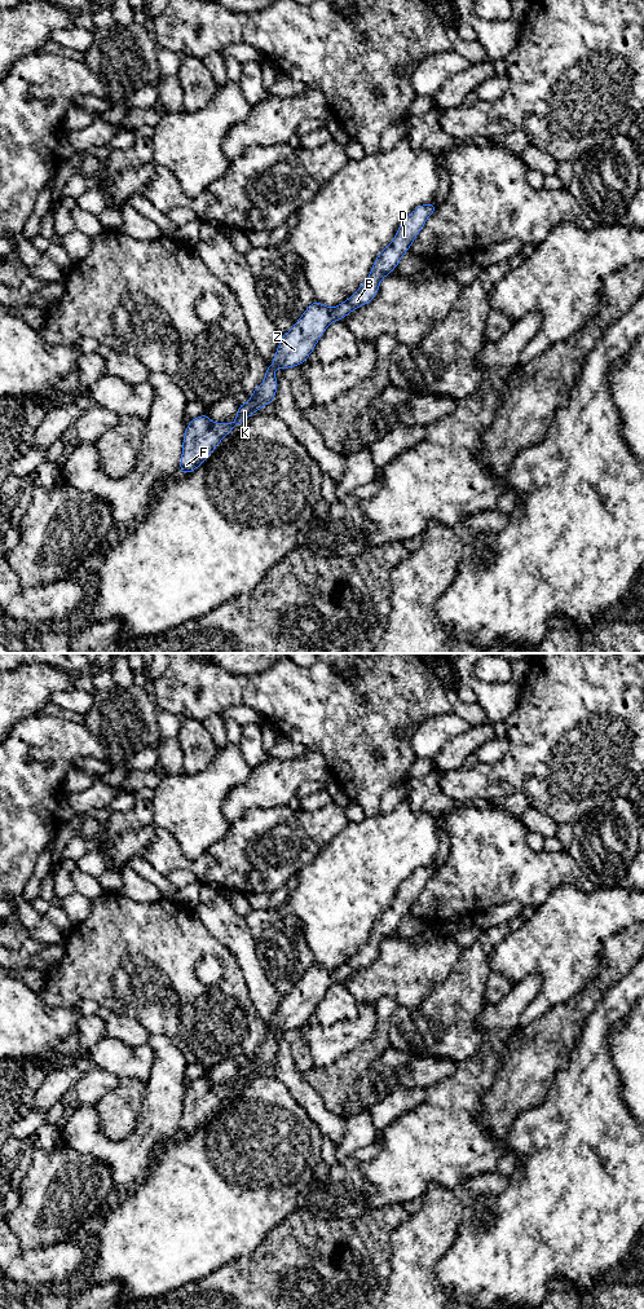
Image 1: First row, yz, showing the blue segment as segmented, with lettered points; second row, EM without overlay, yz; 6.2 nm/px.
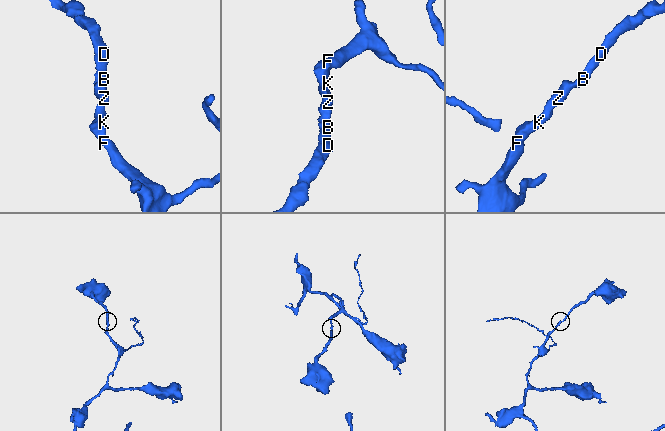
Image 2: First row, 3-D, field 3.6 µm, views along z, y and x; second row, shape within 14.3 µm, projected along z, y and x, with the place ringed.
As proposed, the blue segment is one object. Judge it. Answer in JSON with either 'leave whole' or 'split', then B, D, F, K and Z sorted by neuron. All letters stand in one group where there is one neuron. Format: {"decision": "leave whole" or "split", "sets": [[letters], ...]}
{"decision": "leave whole", "sets": [["B", "D", "F", "K", "Z"]]}

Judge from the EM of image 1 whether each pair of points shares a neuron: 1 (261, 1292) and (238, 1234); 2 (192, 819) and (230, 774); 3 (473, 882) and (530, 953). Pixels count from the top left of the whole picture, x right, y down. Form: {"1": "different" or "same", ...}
{"1": "different", "2": "same", "3": "different"}

